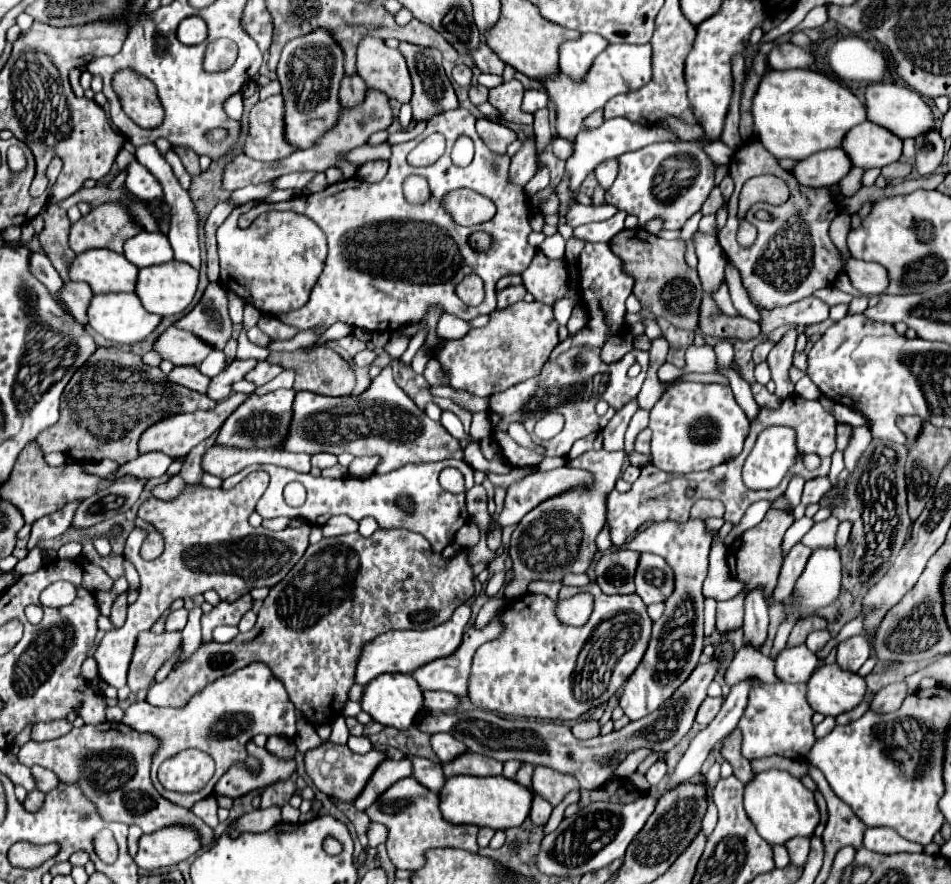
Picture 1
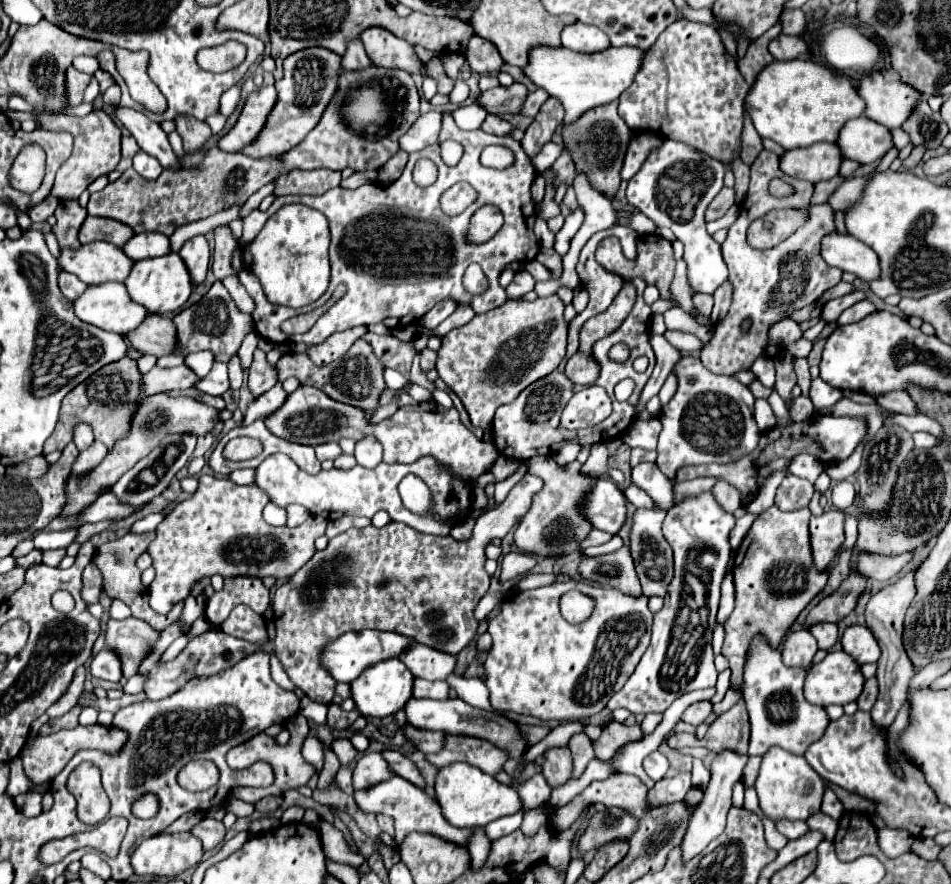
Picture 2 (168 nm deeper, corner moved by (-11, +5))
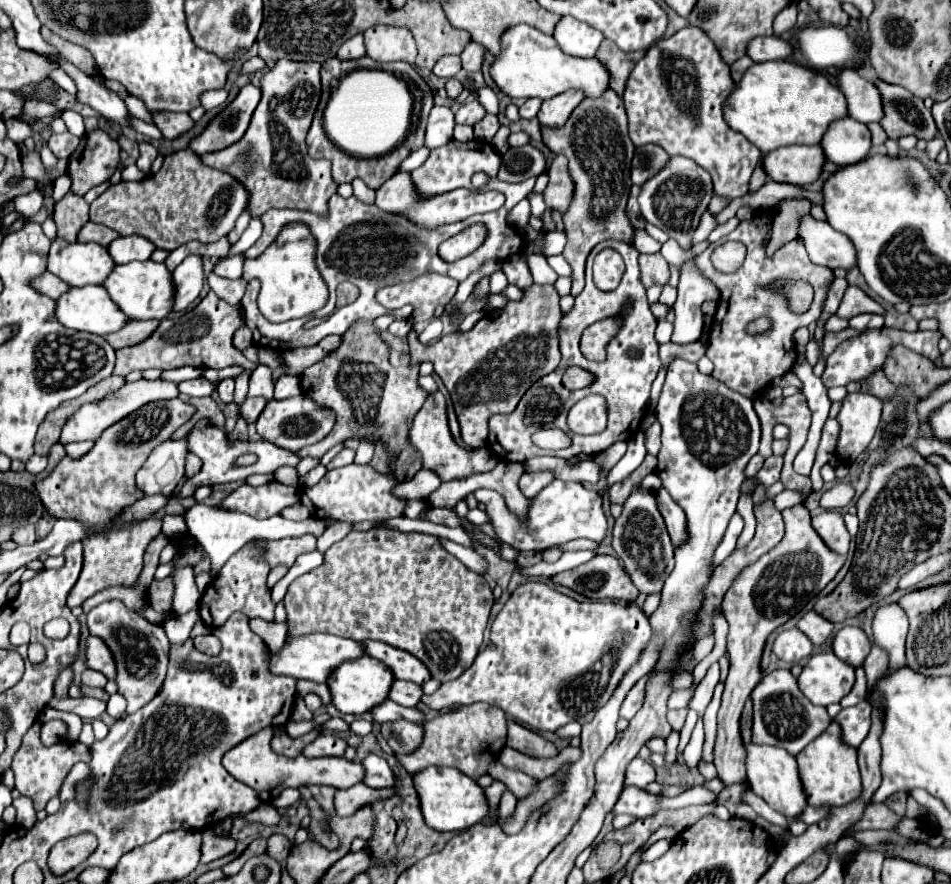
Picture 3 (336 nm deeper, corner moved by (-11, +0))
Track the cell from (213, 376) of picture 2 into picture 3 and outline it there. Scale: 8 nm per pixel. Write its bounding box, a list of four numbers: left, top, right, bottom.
[179,378,219,398]

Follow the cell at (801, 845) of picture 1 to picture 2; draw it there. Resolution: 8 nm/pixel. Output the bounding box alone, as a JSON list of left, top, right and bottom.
[775,821,809,839]

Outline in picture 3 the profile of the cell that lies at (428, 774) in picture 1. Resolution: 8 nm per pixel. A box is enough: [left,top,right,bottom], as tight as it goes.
[363,754,395,788]

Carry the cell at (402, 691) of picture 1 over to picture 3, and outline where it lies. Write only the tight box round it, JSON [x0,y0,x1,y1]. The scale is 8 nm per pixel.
[327,656,395,714]

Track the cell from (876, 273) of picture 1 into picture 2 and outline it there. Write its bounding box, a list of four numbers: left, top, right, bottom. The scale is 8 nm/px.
[821,233,877,281]

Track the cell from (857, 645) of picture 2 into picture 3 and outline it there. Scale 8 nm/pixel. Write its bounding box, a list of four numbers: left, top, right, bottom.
[833,626,873,668]

